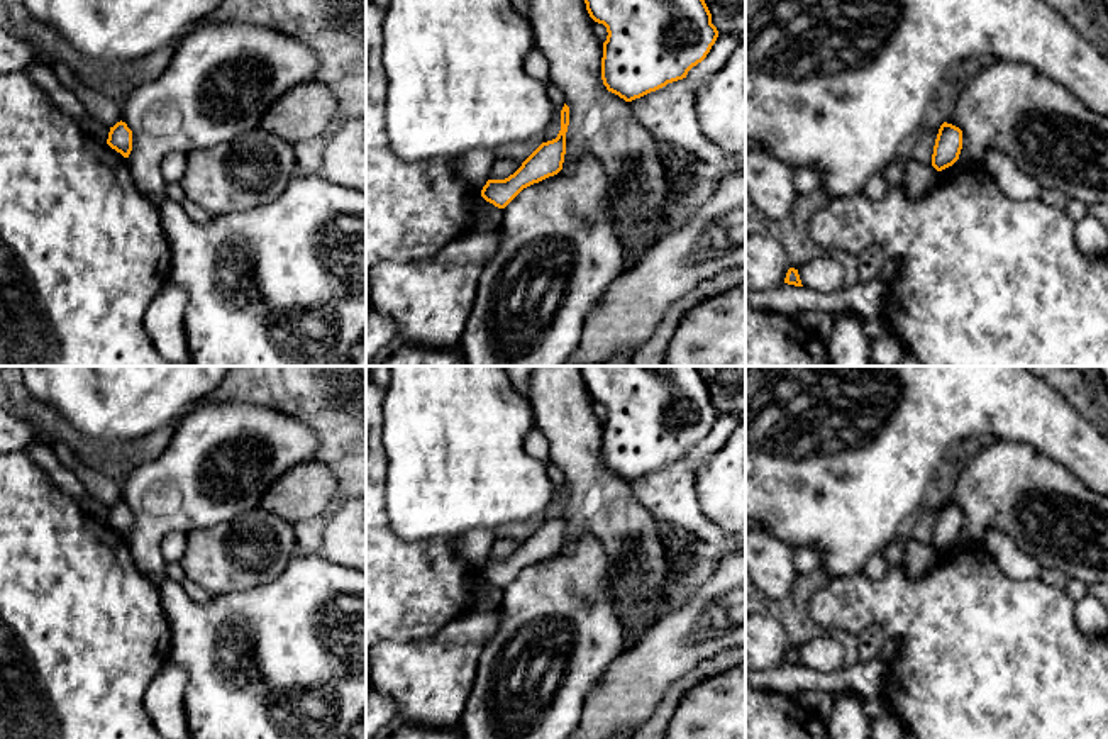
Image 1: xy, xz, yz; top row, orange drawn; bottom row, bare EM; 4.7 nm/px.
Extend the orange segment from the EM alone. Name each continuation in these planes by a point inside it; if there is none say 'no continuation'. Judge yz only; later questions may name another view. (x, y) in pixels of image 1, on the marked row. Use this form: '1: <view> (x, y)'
no continuation

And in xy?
no continuation

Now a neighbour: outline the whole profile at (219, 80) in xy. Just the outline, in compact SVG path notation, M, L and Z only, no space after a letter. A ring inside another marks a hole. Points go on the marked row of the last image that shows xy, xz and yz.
M200 24L163 58L152 73L134 76L117 98L122 122L132 131L132 151L127 158L130 176L137 190L152 203L166 200L161 180L161 161L171 153L188 154L195 149L215 147L258 127L266 110L290 88L315 80L317 53L305 42L254 24Z

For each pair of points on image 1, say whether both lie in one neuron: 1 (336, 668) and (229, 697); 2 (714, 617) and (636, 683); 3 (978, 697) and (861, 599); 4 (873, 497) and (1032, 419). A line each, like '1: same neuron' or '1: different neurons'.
1: same neuron
2: same neuron
3: same neuron
4: same neuron

